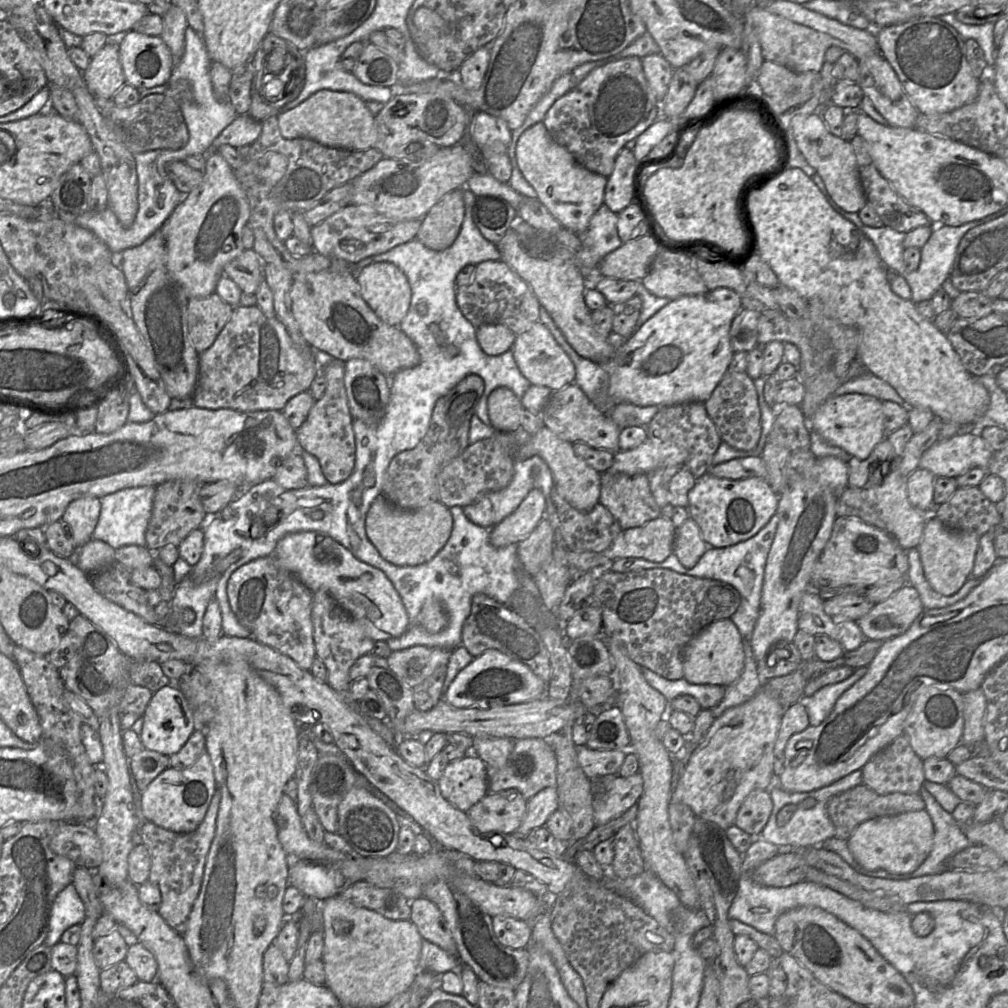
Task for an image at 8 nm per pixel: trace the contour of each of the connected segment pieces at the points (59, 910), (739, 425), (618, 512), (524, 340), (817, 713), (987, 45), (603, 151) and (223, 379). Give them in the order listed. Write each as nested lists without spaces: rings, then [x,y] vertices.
[[[68,884],[55,898],[49,920],[49,931],[44,944],[52,947],[60,941],[66,929],[81,924],[86,917],[85,908],[75,887]]]
[[[728,369],[704,404],[722,442],[744,451],[757,446],[761,436],[761,414],[754,382],[746,371],[736,372]]]
[[[601,473],[599,502],[619,523],[622,530],[638,527],[660,516],[661,507],[656,503],[646,474]]]
[[[541,321],[534,322],[526,331],[517,334],[511,349],[520,372],[530,384],[557,391],[574,383],[576,370],[573,362]]]
[[[866,666],[857,668],[847,679],[826,685],[810,697],[802,697],[801,703],[806,707],[810,725],[817,726],[826,719],[843,692],[861,679],[867,671]]]
[[[948,13],[939,16],[940,20],[951,25],[965,40],[974,39],[982,48],[985,60],[988,64],[988,75],[990,68],[994,65],[996,50],[993,39],[994,23],[979,25],[965,24],[960,22],[955,13]]]
[[[630,56],[593,69],[576,87],[554,102],[543,123],[553,140],[565,147],[578,163],[592,172],[608,177],[613,172],[619,151],[660,116],[660,103],[649,89],[641,58]]]
[[[256,305],[234,307],[214,343],[199,355],[198,366],[197,383],[190,403],[203,409],[233,409],[240,412],[266,410],[282,412],[292,397],[310,390],[314,378],[320,372],[316,362],[316,351],[311,346],[309,349],[296,347],[276,316],[266,317]]]

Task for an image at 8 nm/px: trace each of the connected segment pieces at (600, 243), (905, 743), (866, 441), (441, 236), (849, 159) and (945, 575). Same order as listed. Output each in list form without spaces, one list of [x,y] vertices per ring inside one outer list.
[[[605,203],[591,217],[588,227],[578,236],[582,241],[582,247],[575,252],[575,261],[580,266],[583,275],[585,289],[596,289],[597,283],[604,277],[600,270],[600,261],[605,255],[621,246],[622,240],[619,237],[618,229],[618,213],[613,212]]]
[[[903,733],[882,750],[873,755],[861,768],[862,784],[880,795],[900,792],[918,793],[926,781],[923,770],[923,759],[912,749],[908,737]]]
[[[867,394],[830,396],[819,405],[809,423],[811,430],[817,432],[825,441],[859,459],[867,458],[873,448],[886,437],[882,401]]]
[[[461,187],[445,194],[421,219],[416,238],[431,250],[447,249],[459,234],[464,213]]]
[[[819,112],[794,116],[789,122],[788,129],[806,161],[823,179],[835,203],[847,212],[858,212],[867,203],[867,199],[850,141],[833,135]]]
[[[928,515],[917,549],[924,575],[936,592],[943,596],[953,595],[971,577],[979,538],[973,532],[950,530],[936,516]]]

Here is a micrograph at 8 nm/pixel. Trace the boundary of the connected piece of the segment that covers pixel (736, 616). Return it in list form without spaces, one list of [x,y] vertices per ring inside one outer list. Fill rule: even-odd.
[[[775,513],[768,523],[753,537],[728,547],[709,547],[692,568],[684,567],[675,553],[672,552],[663,562],[652,562],[642,558],[620,558],[613,561],[606,569],[626,573],[645,569],[665,568],[697,578],[721,580],[732,585],[740,594],[740,604],[730,619],[737,626],[742,639],[750,642],[756,621],[760,615],[764,571],[778,522],[779,517]]]

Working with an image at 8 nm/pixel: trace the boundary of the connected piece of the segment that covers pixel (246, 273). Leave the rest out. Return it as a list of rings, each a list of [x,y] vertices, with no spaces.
[[[244,249],[225,265],[223,274],[231,278],[242,292],[255,294],[264,278],[264,263],[253,249]]]

